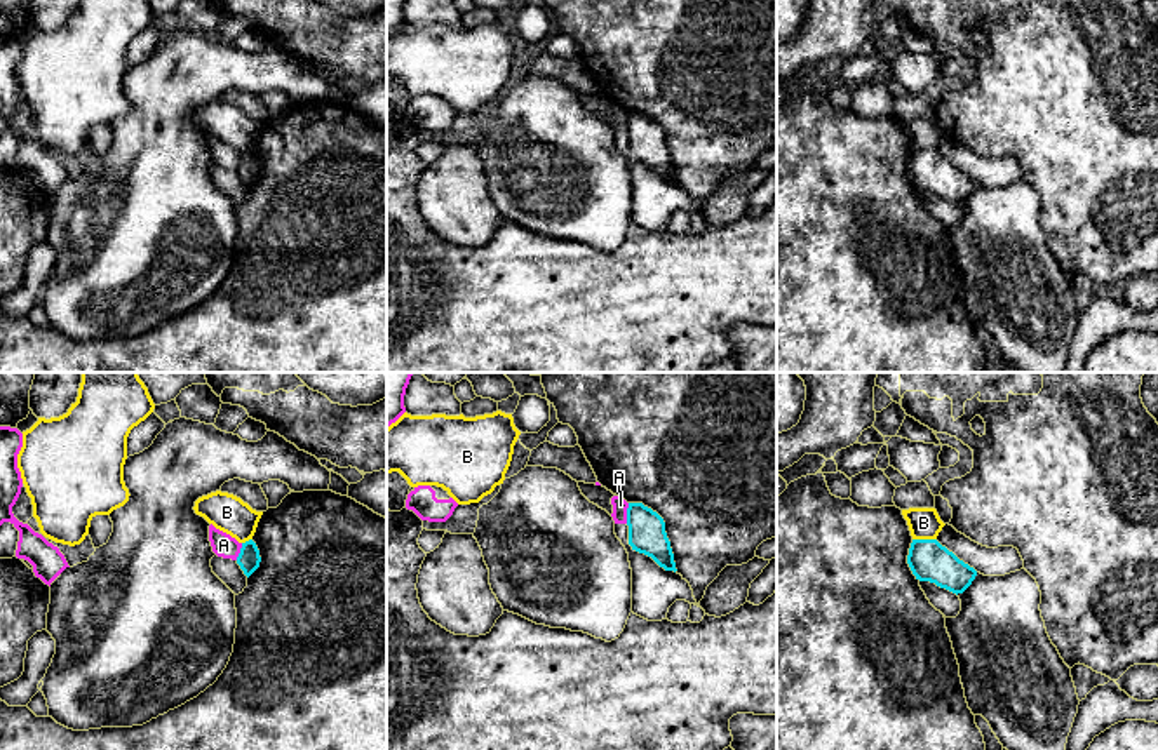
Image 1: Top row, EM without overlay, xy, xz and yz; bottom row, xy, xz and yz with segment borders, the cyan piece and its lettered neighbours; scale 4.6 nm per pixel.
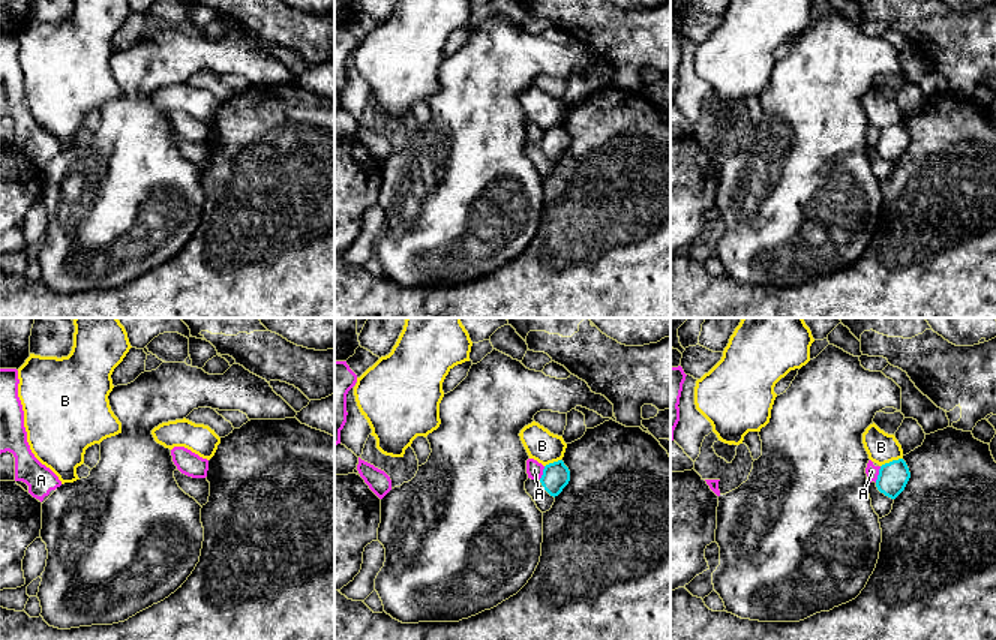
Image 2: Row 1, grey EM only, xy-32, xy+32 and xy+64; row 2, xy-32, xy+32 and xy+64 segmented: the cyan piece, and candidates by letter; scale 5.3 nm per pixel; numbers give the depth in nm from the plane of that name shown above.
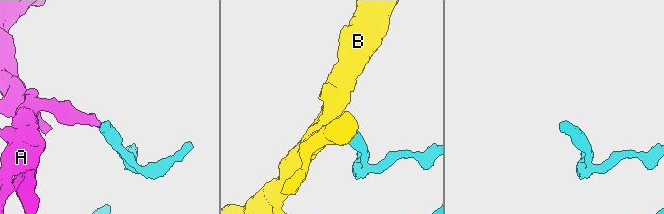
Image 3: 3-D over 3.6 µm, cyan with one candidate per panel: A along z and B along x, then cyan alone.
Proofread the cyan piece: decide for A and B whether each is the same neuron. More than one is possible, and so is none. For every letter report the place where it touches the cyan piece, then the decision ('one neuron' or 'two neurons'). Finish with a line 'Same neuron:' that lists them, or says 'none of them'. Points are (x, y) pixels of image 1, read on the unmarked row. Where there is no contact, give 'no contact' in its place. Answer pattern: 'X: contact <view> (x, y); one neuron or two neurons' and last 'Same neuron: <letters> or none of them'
A: contact xz (627, 124); two neurons
B: contact yz (925, 150); two neurons
Same neuron: none of them

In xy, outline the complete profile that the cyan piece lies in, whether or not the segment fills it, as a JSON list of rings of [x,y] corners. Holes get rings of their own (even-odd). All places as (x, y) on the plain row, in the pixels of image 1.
[[[252,150],[242,153],[240,164],[237,167],[237,174],[249,188],[259,177],[261,167],[256,153]]]

